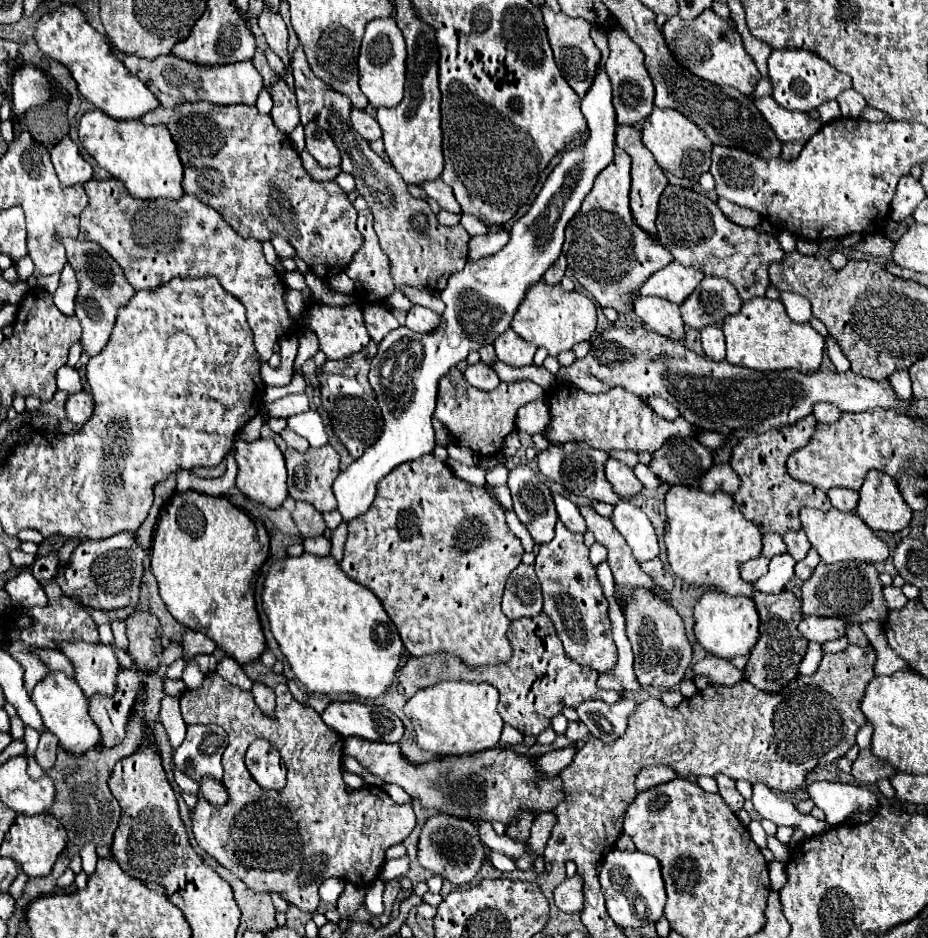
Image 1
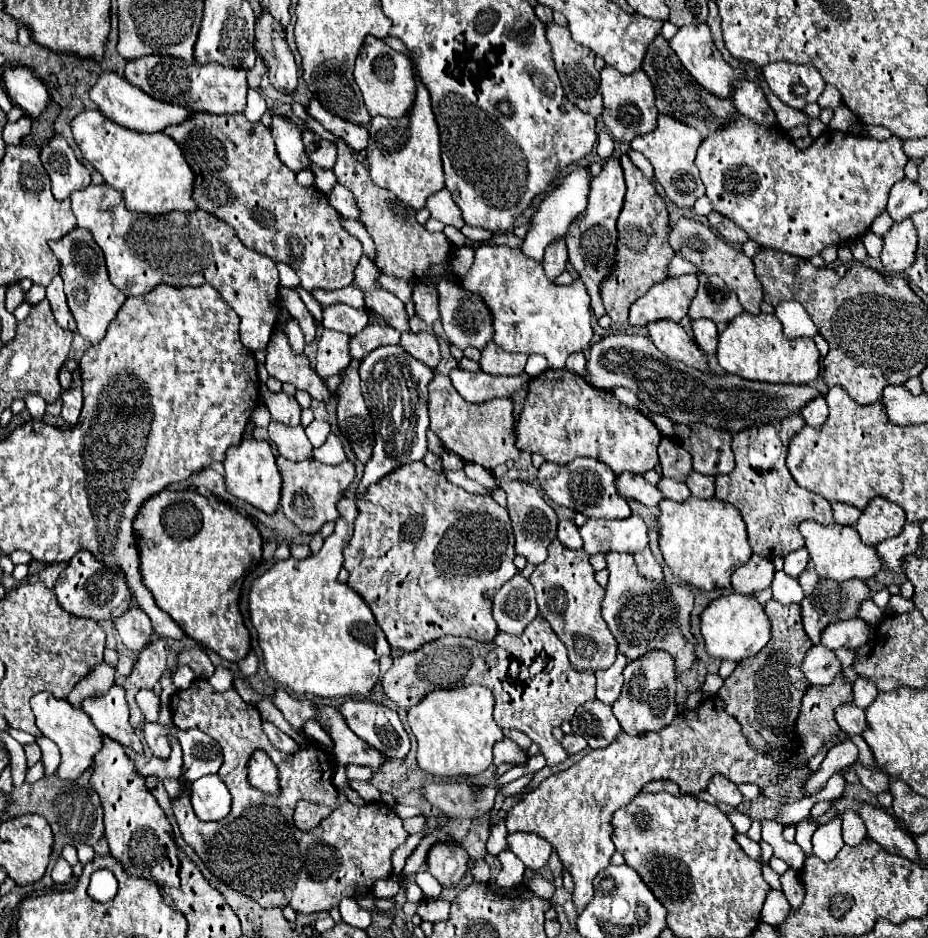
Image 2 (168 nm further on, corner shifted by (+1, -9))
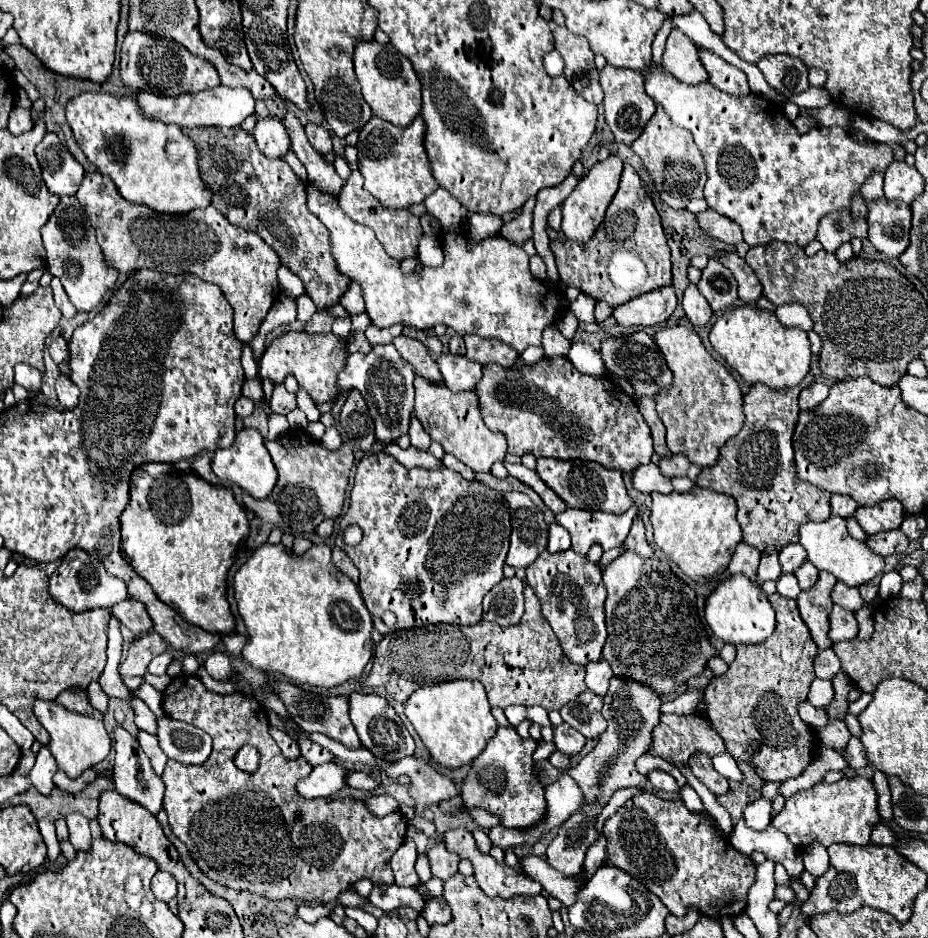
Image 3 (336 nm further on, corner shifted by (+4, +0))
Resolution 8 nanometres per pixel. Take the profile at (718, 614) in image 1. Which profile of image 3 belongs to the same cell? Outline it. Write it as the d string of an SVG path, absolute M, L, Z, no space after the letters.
M732 576L724 580L708 598L706 598L706 608L704 616L708 626L712 628L714 636L724 640L726 644L760 644L764 642L776 626L774 620L774 608L770 606L766 594L760 590L758 584L750 582L744 576Z

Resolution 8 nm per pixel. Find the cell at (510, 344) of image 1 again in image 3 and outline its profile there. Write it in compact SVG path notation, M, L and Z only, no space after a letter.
M464 336L466 342L466 358L480 364L500 364L504 368L512 368L518 360L518 352L498 340L488 340L480 336Z

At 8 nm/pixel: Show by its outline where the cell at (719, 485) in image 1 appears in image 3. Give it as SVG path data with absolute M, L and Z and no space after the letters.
M674 454L670 460L668 458L662 458L660 460L660 470L666 478L674 478L674 476L686 476L690 478L692 482L696 482L698 474L700 474L700 468L696 464L692 464L686 456L680 456L680 454Z

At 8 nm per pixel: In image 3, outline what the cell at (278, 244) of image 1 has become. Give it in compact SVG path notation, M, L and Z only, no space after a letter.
M280 266L278 268L278 282L280 282L280 292L284 296L296 298L300 294L304 294L304 284L298 276L292 276L292 272L288 272L288 268Z

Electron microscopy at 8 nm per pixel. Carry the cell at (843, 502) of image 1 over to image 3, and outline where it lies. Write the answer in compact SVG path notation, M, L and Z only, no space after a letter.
M834 494L830 504L832 504L832 514L842 516L842 518L852 518L854 512L858 510L858 502L844 494Z

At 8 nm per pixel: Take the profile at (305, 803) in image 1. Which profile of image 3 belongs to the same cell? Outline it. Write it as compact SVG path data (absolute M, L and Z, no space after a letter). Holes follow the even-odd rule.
M180 674L172 678L164 690L162 708L166 716L194 724L206 730L214 738L214 750L202 766L182 766L180 762L168 762L162 774L166 784L164 808L168 812L172 832L188 846L192 858L202 872L232 890L248 890L270 900L320 900L332 902L350 884L362 878L370 878L374 884L392 884L394 874L390 858L406 838L406 818L400 812L392 812L384 818L374 818L366 806L360 804L328 804L326 798L302 798L296 784L310 776L312 766L304 758L286 760L268 732L266 708L258 704L252 694L216 694L206 690L198 676ZM242 746L254 746L260 752L260 764L256 774L238 770L234 758Z

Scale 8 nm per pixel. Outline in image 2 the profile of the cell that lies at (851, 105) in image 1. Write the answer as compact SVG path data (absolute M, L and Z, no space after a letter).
M825 85L825 91L823 95L817 99L819 107L829 107L829 109L835 109L841 105L841 97L839 97L839 91L833 87L833 85Z

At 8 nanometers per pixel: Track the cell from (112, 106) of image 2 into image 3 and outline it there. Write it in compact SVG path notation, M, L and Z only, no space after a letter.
M218 86L210 90L202 90L198 94L180 94L180 96L156 96L150 92L136 92L136 104L148 118L160 120L164 124L176 124L184 128L196 126L240 126L246 116L254 112L254 96L248 94L246 88L228 88Z

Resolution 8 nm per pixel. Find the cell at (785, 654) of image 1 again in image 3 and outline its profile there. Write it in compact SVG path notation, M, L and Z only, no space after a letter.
M778 592L768 596L772 608L776 610L776 630L774 634L760 644L748 644L748 646L738 646L736 648L736 660L730 664L728 672L722 676L712 678L712 682L704 690L704 702L708 708L708 718L716 726L718 734L724 738L728 752L736 760L746 760L748 764L756 766L756 772L766 780L766 782L776 782L776 780L788 780L794 776L800 776L804 768L810 764L814 758L816 742L814 734L810 728L804 724L804 720L798 716L798 702L808 696L810 684L816 678L812 660L818 652L808 626L804 624L798 604L792 598L784 598Z

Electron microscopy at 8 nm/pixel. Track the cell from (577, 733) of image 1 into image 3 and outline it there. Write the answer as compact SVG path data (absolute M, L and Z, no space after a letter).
M562 722L560 726L554 726L554 744L556 744L556 748L560 748L562 752L568 752L572 756L582 750L582 746L586 744L586 738L576 728Z

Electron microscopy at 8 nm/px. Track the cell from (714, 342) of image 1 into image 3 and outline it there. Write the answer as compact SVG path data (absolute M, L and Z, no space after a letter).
M690 284L684 292L684 300L682 300L682 308L686 312L686 318L690 320L690 324L694 328L704 328L712 316L712 308L706 302L706 298L698 292L698 288L694 284Z

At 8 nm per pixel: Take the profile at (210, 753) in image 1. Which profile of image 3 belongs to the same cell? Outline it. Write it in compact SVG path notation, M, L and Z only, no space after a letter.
M162 718L158 720L156 736L166 756L182 764L200 766L212 754L212 738L204 730L192 724L176 722L172 718Z

